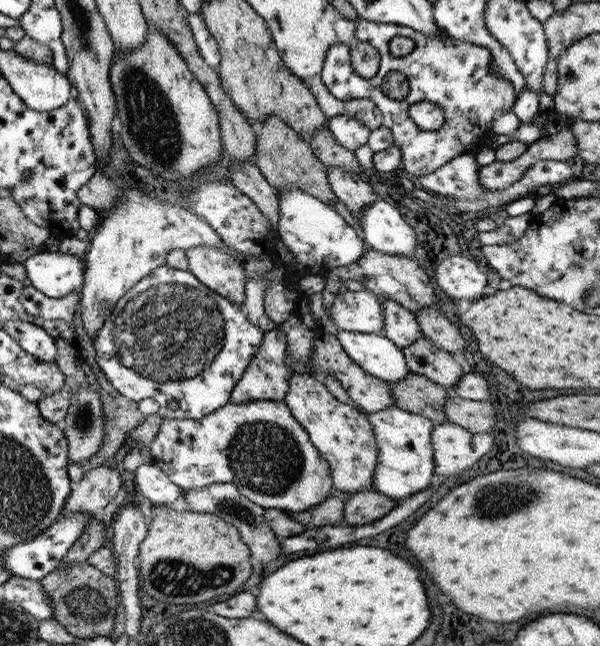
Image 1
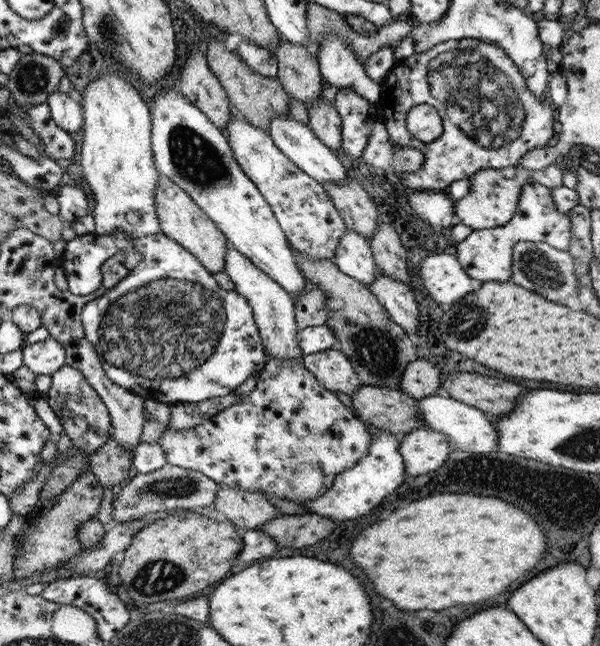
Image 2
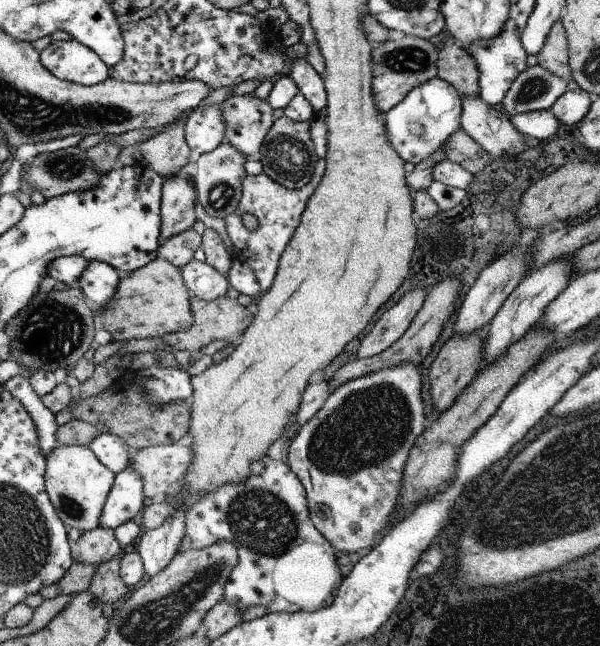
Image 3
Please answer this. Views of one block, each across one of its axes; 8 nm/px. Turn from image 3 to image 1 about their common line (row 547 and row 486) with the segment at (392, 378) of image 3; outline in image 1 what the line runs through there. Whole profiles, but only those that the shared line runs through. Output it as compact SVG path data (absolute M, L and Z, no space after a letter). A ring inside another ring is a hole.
M299 374L288 380L287 389L284 403L293 418L307 432L313 448L327 460L333 495L348 498L348 495L370 490L377 443L366 413L333 398L319 377Z

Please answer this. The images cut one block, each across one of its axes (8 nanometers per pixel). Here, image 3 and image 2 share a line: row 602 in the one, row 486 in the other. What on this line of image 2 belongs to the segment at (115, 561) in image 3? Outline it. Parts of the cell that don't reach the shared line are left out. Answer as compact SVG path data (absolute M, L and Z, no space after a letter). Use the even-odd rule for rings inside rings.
M112 436L89 454L88 468L103 488L121 482L129 470L130 454Z

